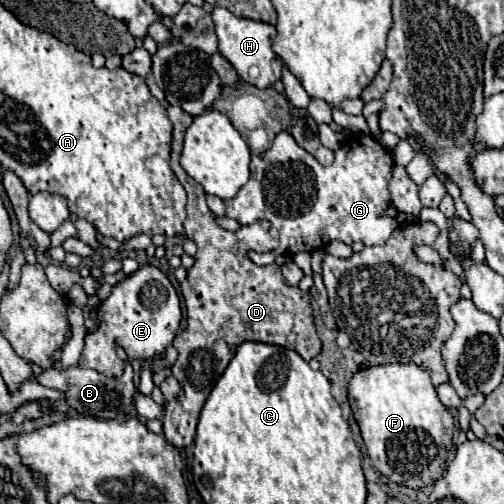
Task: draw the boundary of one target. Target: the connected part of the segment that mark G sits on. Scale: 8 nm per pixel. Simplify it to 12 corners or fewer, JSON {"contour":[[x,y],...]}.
{"contour":[[281,131],[223,201],[277,227],[255,265],[399,227],[393,151],[355,135],[323,167]]}

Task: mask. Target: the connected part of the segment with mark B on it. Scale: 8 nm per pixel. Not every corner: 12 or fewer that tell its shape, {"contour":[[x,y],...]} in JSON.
{"contour":[[71,367],[35,375],[83,417],[127,421],[133,369],[107,377]]}

